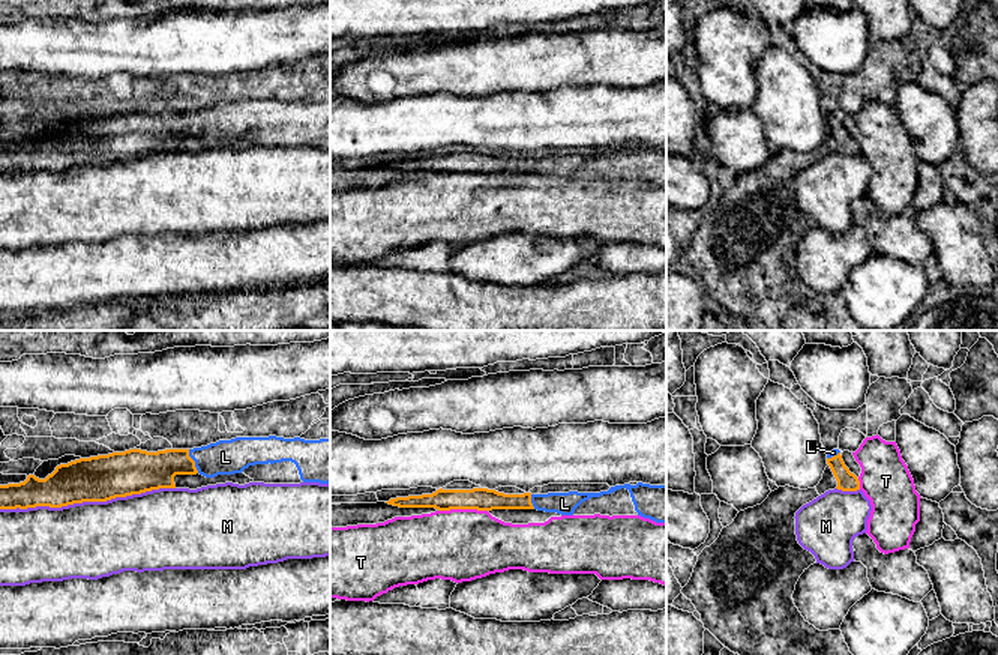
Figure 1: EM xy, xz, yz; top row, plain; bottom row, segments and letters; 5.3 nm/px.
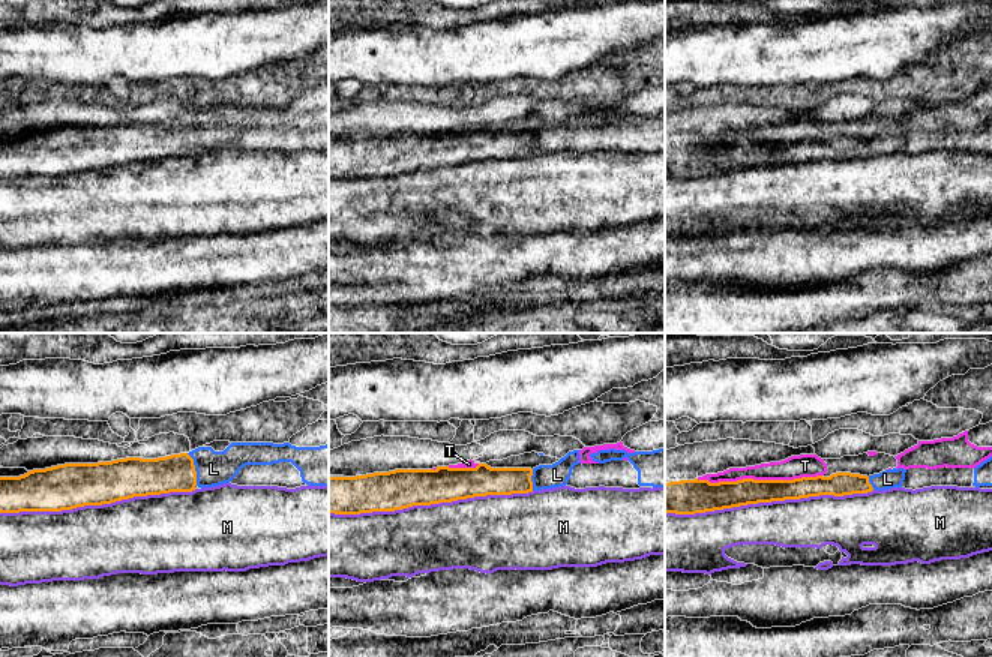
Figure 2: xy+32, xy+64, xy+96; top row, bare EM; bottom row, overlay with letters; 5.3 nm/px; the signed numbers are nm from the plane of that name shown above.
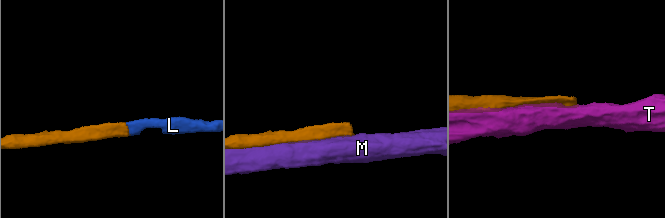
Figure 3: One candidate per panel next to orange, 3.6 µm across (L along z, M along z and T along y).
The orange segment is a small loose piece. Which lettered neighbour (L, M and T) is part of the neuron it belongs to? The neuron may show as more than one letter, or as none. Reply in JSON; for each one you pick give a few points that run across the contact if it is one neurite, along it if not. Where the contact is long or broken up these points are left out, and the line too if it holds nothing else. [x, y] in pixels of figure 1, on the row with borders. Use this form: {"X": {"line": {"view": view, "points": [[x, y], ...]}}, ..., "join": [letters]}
{"L": {"line": {"view": "xy", "points": [[149, 470], [171, 461], [194, 461], [225, 457]]}}, "join": ["L"]}

